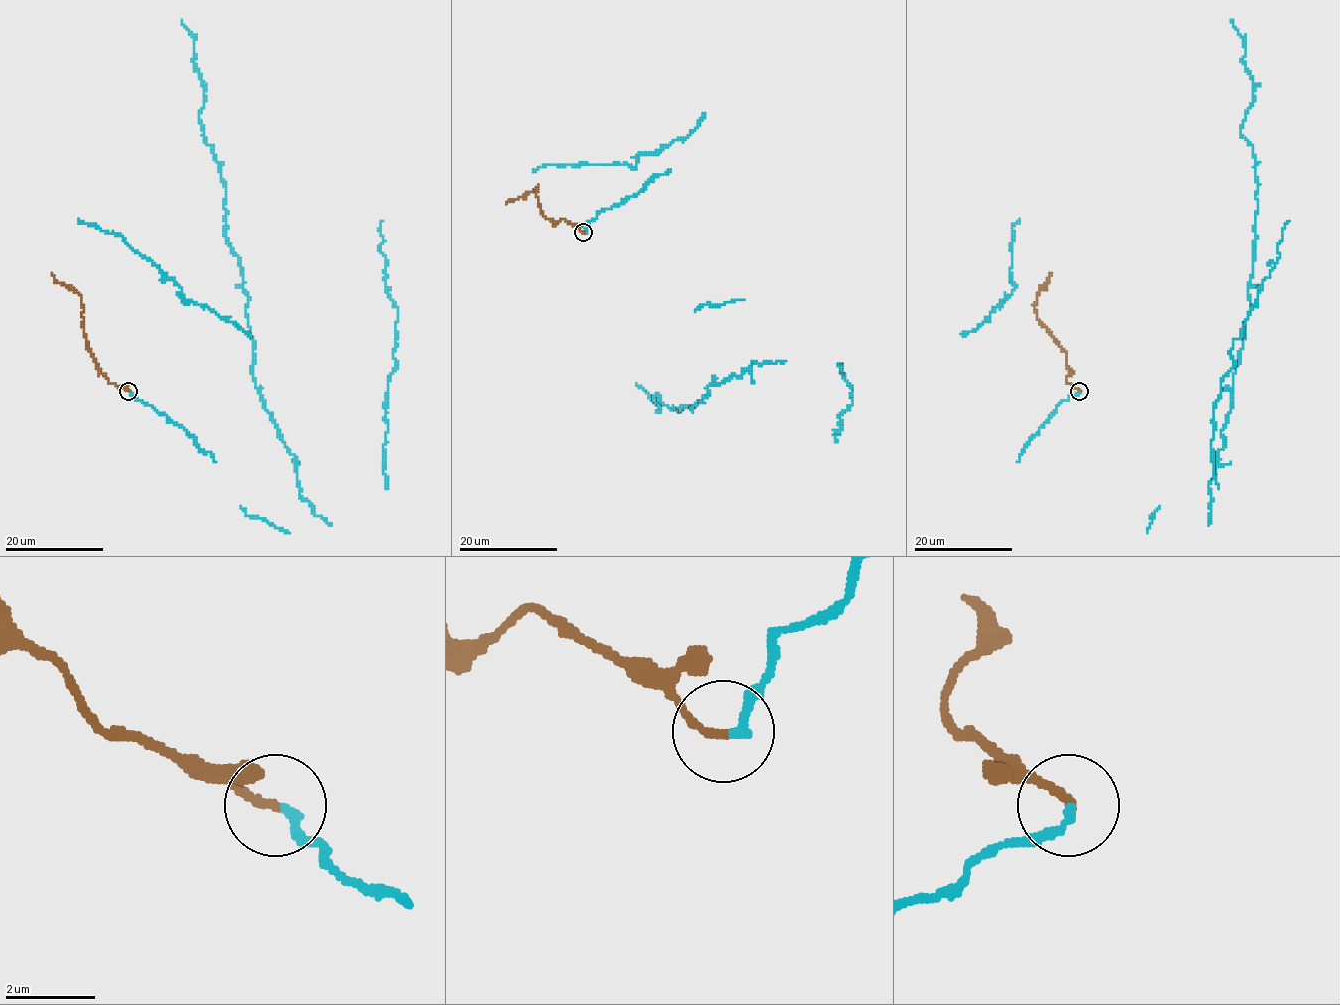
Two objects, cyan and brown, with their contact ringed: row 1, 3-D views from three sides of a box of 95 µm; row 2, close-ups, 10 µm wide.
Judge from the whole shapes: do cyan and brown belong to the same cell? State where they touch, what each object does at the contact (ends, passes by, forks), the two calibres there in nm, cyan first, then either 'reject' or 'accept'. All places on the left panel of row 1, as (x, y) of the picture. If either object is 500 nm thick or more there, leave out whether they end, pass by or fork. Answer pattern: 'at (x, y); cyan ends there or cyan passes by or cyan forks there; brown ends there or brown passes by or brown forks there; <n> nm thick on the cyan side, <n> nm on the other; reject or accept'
at (128, 391); cyan ends there; brown ends there; 200 nm thick on the cyan side, 200 nm on the other; reject

